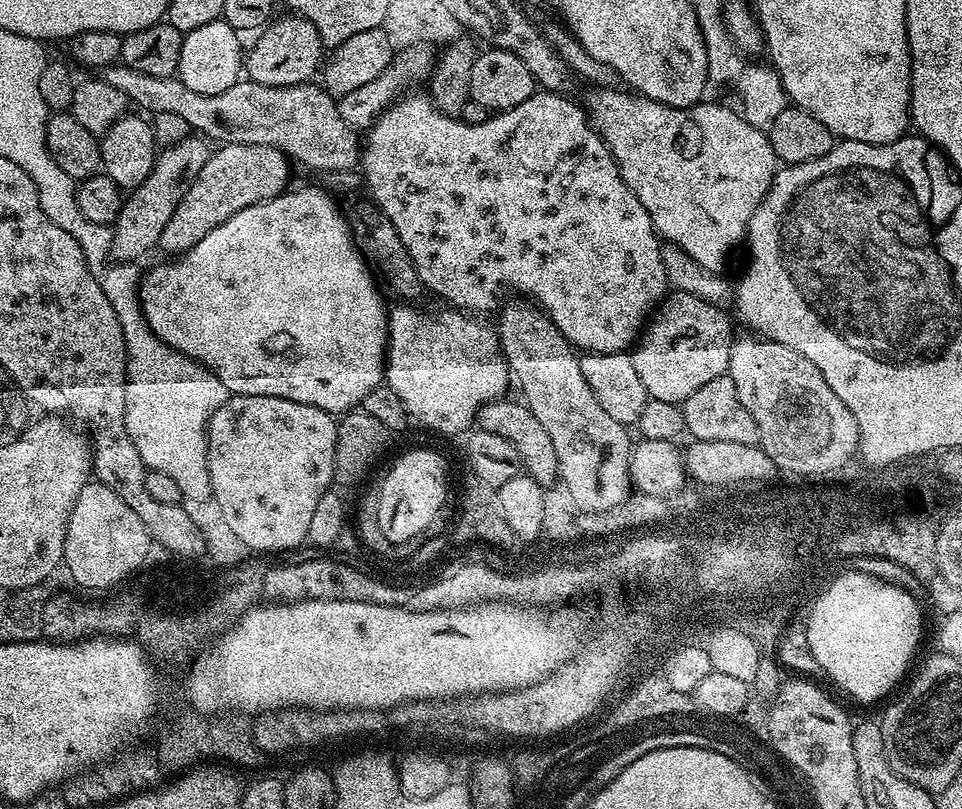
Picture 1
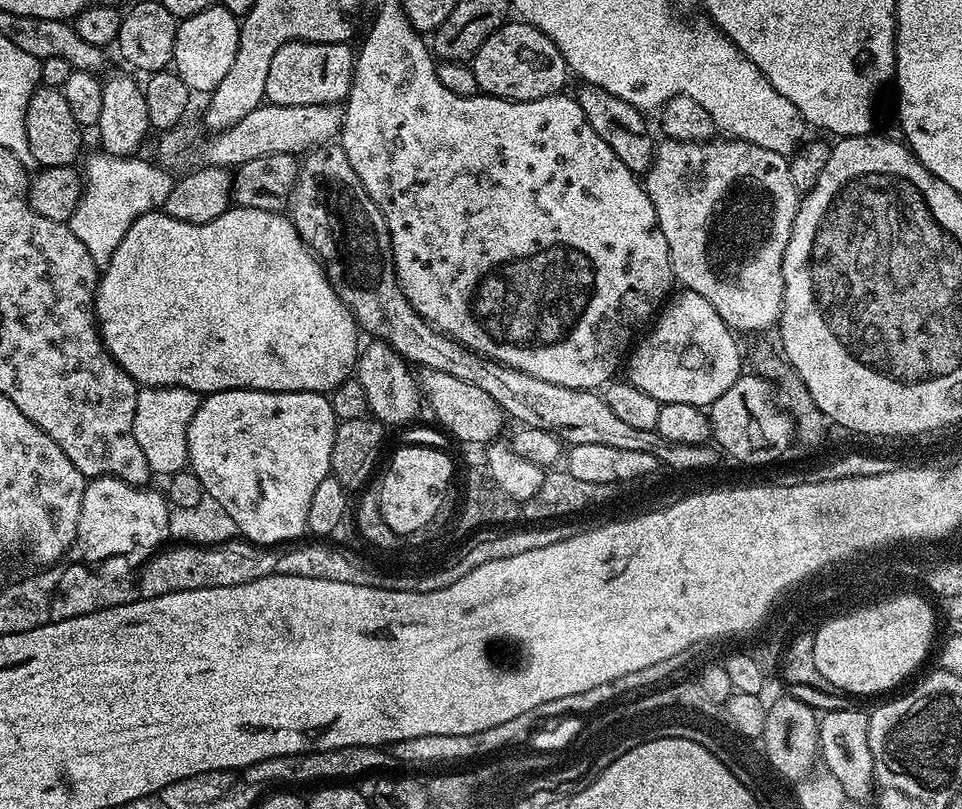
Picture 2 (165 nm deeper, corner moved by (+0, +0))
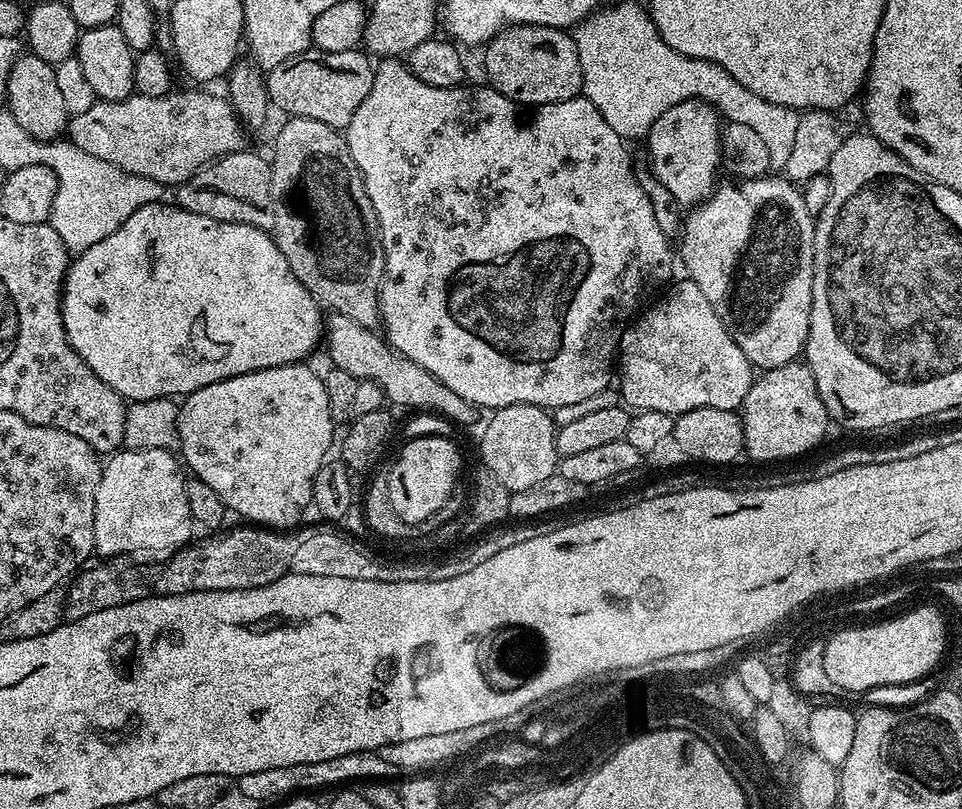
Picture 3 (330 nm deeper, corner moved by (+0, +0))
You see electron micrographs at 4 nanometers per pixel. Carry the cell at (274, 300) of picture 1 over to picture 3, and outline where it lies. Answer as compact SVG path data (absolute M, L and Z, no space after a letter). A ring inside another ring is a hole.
M175 203L146 204L110 238L69 263L60 298L68 344L125 401L183 398L202 386L247 372L299 364L322 340L321 305L298 282L265 229L187 212Z

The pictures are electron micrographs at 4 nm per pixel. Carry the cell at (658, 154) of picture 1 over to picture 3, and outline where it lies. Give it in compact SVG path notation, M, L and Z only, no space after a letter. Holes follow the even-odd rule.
M769 174L753 180L732 183L736 184L721 183L704 203L695 205L689 211L692 213L687 213L683 221L683 235L678 240L678 256L679 259L680 256L684 259L684 268L688 271L685 272L687 279L696 283L698 290L702 290L702 294L706 294L706 302L714 306L714 314L718 314L718 318L726 326L734 342L738 342L742 354L746 354L748 361L760 370L781 368L783 364L793 363L803 353L804 343L808 337L810 302L814 290L814 234L816 233L814 217L810 214L810 210L806 210L803 191L783 175Z

